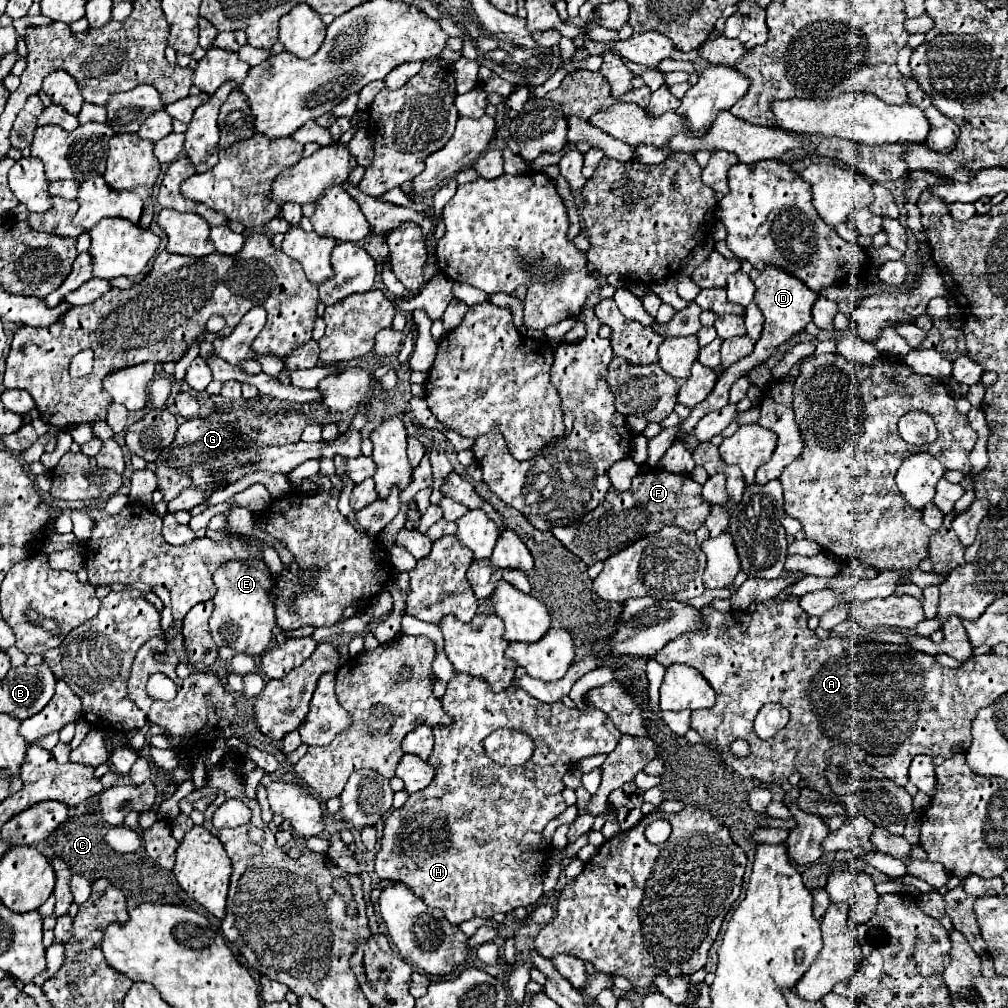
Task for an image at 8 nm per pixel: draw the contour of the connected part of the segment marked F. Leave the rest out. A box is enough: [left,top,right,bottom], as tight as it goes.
[552,467,710,565]

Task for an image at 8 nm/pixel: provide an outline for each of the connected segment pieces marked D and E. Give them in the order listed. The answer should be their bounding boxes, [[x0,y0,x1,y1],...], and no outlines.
[[680,267,818,431],[210,559,276,657]]

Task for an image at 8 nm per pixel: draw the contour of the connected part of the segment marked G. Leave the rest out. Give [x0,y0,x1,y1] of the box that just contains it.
[156,405,324,501]

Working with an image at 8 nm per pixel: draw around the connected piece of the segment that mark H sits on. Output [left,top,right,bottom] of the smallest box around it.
[374,671,620,925]

